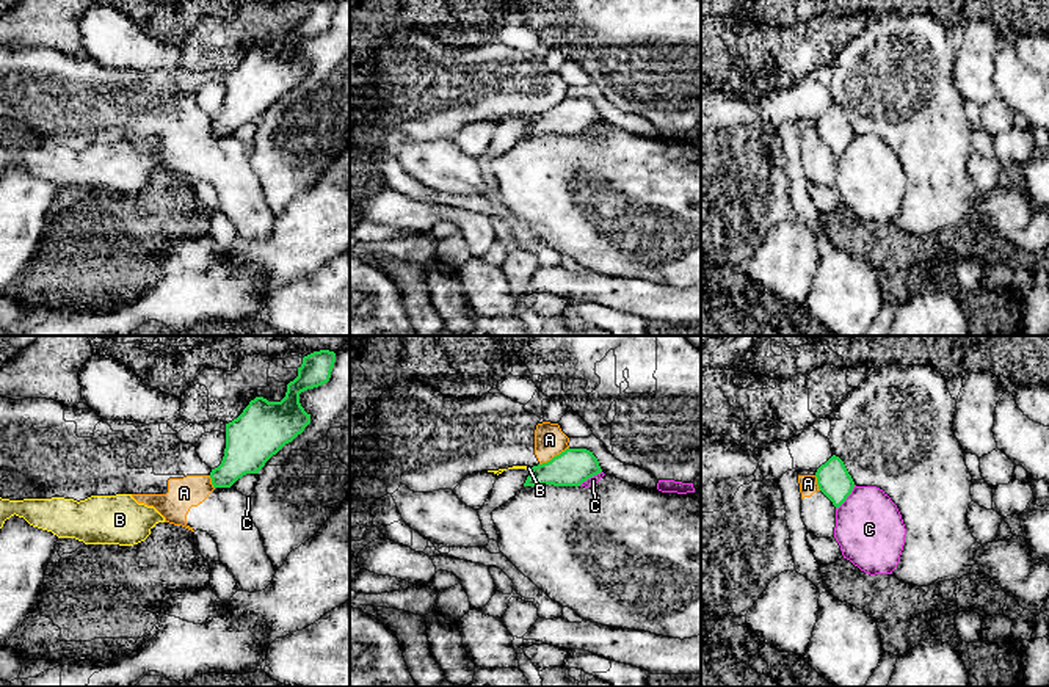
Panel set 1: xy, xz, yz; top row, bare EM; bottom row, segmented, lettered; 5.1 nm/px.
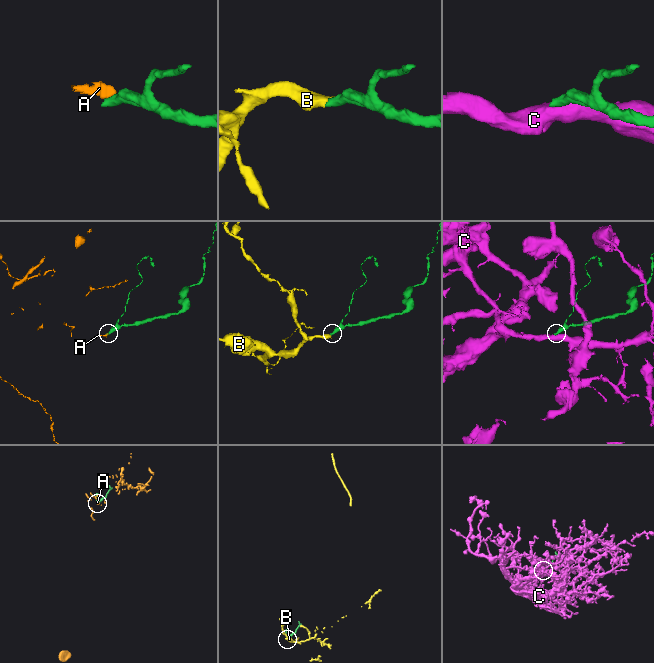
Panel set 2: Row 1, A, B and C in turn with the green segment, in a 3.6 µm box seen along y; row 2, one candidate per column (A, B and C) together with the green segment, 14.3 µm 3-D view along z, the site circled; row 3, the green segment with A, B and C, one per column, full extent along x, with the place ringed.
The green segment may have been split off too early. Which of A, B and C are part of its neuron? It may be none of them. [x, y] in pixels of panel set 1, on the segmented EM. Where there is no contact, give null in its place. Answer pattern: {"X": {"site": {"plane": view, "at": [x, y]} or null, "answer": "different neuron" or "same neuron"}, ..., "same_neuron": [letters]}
{"A": {"site": {"plane": "xz", "at": [554, 457]}, "answer": "different neuron"}, "B": {"site": {"plane": "xz", "at": [532, 471]}, "answer": "same neuron"}, "C": {"site": {"plane": "yz", "at": [847, 496]}, "answer": "different neuron"}, "same_neuron": ["B"]}

